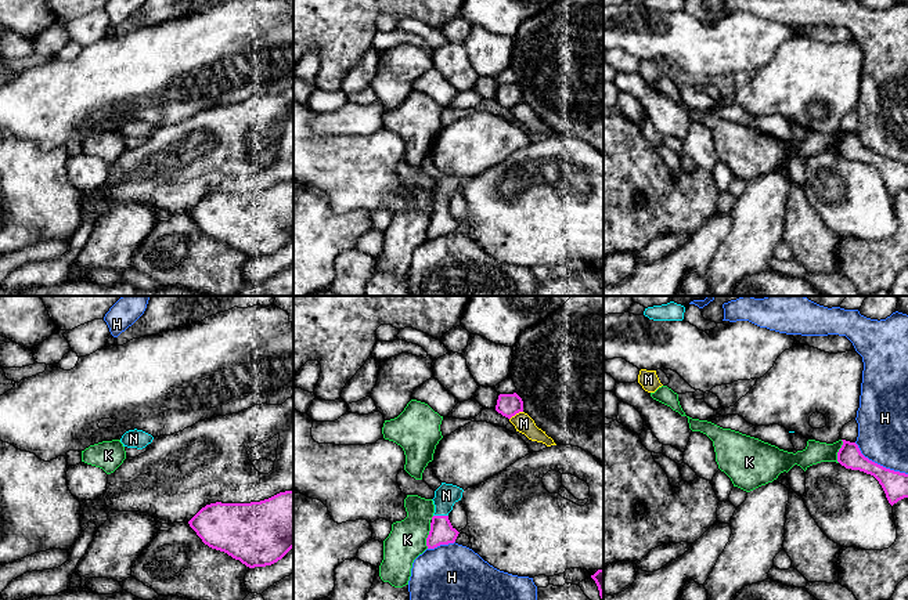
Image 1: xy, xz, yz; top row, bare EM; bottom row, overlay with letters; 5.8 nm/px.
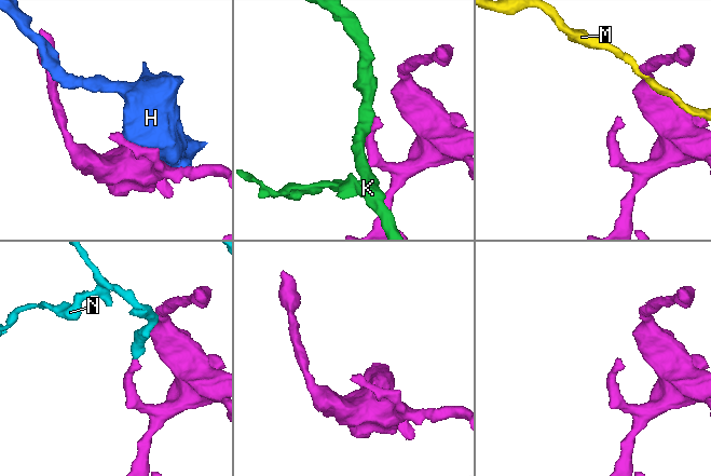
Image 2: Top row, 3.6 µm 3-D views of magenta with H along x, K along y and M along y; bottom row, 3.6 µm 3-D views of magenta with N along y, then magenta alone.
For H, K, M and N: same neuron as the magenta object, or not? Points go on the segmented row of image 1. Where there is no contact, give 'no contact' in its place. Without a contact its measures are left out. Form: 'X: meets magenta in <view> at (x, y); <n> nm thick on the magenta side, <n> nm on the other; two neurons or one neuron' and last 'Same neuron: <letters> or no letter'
H: meets magenta in yz at (879, 465); 150 nm thick on the magenta side, 280 nm on the other; two neurons
K: meets magenta in xz at (428, 535); 140 nm thick on the magenta side, 220 nm on the other; two neurons
M: meets magenta in xz at (515, 414); 140 nm thick on the magenta side, 110 nm on the other; two neurons
N: meets magenta in xz at (440, 516); 140 nm thick on the magenta side, 140 nm on the other; one neuron
Same neuron: N

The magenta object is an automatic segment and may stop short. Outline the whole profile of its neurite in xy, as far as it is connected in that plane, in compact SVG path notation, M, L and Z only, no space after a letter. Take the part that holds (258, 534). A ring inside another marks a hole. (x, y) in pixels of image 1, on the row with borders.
M293 491L251 503L210 503L190 521L205 545L249 568L281 560L293 547Z

